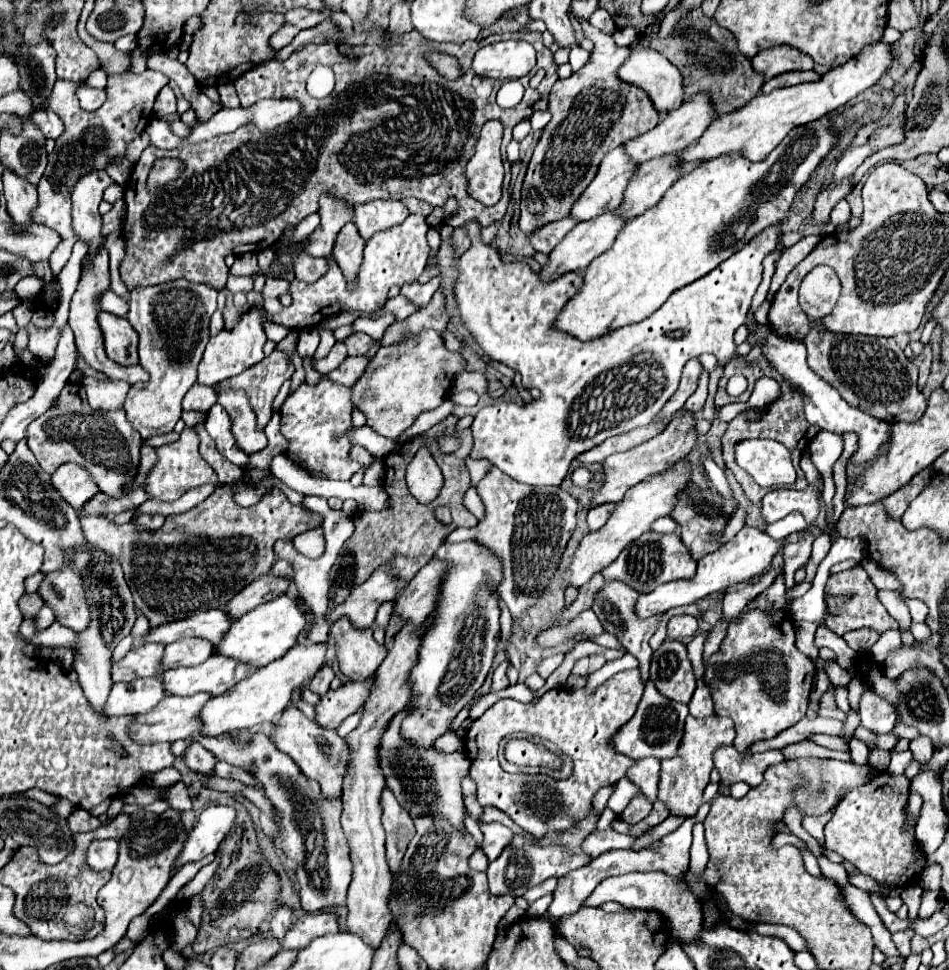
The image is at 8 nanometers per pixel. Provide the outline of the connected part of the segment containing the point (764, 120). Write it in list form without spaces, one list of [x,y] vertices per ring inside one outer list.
[[[879,41],[877,45],[865,47],[857,57],[849,59],[845,65],[833,67],[829,73],[821,77],[821,81],[793,85],[789,89],[775,89],[767,95],[759,93],[745,107],[733,113],[717,115],[713,123],[705,129],[703,137],[695,145],[691,145],[689,149],[677,155],[677,163],[691,163],[691,161],[705,163],[715,157],[731,155],[731,153],[739,153],[749,161],[761,161],[785,139],[785,135],[791,129],[807,125],[811,121],[825,117],[831,111],[841,109],[847,101],[855,99],[865,89],[873,87],[881,79],[881,75],[889,69],[891,59],[893,57],[891,57],[889,45]]]

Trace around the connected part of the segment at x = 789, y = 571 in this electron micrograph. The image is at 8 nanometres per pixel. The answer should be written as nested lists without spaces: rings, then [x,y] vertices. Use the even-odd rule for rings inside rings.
[[[807,530],[800,541],[788,543],[784,547],[783,575],[787,591],[791,591],[791,587],[795,587],[795,571],[807,563],[811,556],[811,548],[814,540],[815,538],[811,530]]]

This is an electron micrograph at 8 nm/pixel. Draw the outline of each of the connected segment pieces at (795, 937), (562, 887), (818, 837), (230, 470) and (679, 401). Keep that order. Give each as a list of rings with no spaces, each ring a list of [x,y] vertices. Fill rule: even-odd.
[[[757,923],[751,926],[751,931],[762,936],[777,937],[788,944],[794,951],[807,951],[805,940],[793,928],[784,925]]]
[[[711,803],[703,804],[696,815],[692,818],[685,819],[683,825],[669,833],[667,837],[661,839],[659,847],[657,849],[645,849],[645,851],[609,851],[609,853],[603,853],[599,857],[595,857],[589,865],[581,867],[581,869],[575,869],[573,873],[567,873],[565,877],[559,879],[557,883],[557,889],[555,889],[555,899],[549,907],[549,913],[553,917],[563,917],[563,915],[571,915],[571,913],[577,913],[579,907],[583,905],[583,901],[591,895],[591,891],[609,875],[623,875],[623,873],[631,873],[631,871],[665,871],[667,875],[673,875],[673,877],[681,877],[687,873],[689,869],[689,847],[691,847],[691,841],[693,841],[693,835],[691,835],[691,827],[697,822],[703,822],[710,810]]]
[[[842,795],[837,803],[830,809],[829,812],[818,816],[818,817],[805,817],[803,819],[803,827],[807,829],[807,833],[819,843],[819,851],[821,851],[821,855],[825,855],[825,849],[823,849],[823,841],[825,841],[825,833],[823,833],[823,829],[825,829],[825,825],[827,825],[827,821],[833,817],[833,814],[836,810],[837,805],[844,798],[845,795]]]
[[[203,423],[195,425],[197,429],[197,435],[199,435],[199,453],[201,457],[213,467],[213,471],[217,473],[219,481],[221,483],[237,483],[241,477],[243,477],[243,471],[237,469],[231,461],[227,461],[217,449],[215,449],[215,443],[213,439],[209,437],[209,433],[205,431]]]
[[[693,359],[689,361],[685,367],[683,367],[683,375],[681,375],[681,383],[679,383],[679,389],[673,393],[673,397],[665,403],[665,407],[659,411],[657,417],[669,417],[673,413],[677,413],[685,401],[695,393],[697,389],[697,379],[699,379],[699,373],[701,373],[701,363],[699,359]]]

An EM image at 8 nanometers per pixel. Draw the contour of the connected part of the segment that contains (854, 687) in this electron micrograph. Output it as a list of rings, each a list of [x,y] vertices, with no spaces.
[[[854,678],[847,686],[847,689],[848,689],[849,704],[852,707],[852,709],[858,711],[859,710],[858,704],[857,705],[852,704],[859,703],[860,701],[861,695],[863,694],[862,681],[857,678]]]

